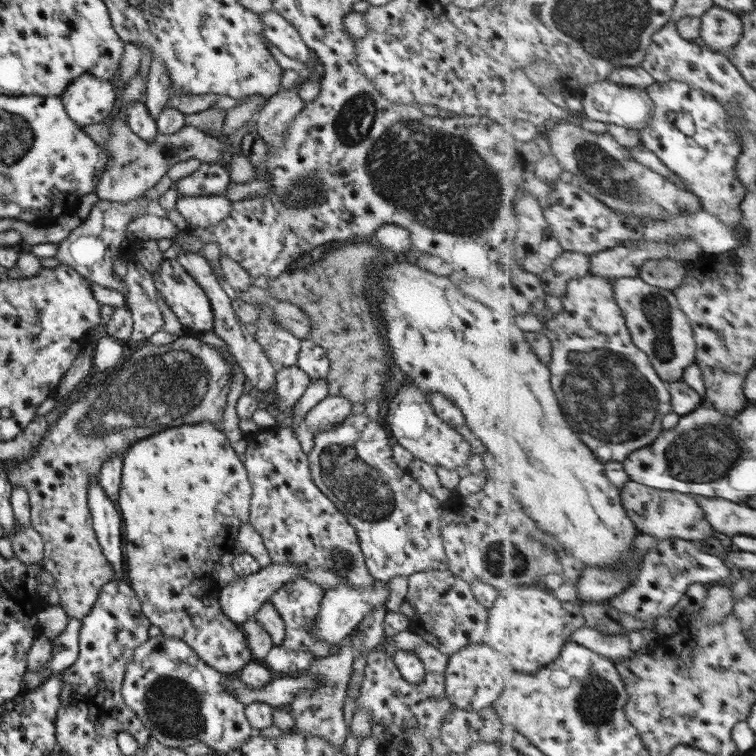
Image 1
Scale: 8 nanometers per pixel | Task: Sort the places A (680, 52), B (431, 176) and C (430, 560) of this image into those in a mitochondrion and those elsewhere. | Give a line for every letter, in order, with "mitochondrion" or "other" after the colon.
A: other
B: mitochondrion
C: other

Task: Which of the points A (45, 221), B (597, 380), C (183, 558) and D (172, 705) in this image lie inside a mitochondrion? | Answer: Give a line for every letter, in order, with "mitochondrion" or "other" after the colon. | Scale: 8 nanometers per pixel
A: other
B: mitochondrion
C: other
D: mitochondrion

